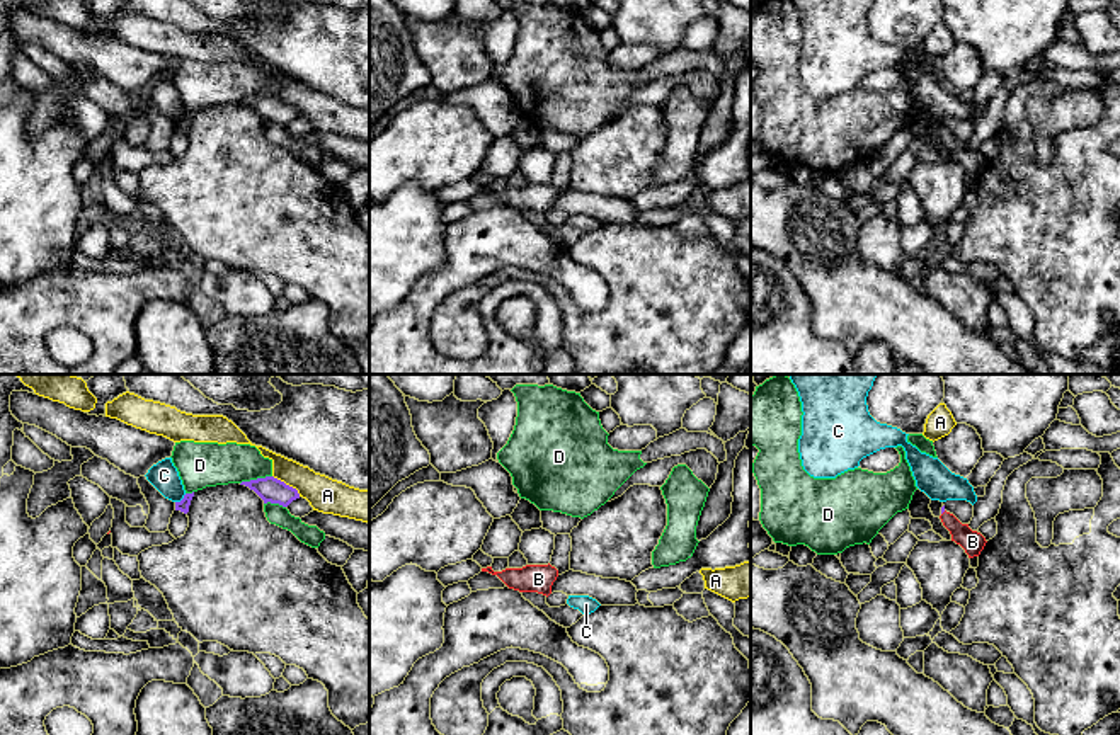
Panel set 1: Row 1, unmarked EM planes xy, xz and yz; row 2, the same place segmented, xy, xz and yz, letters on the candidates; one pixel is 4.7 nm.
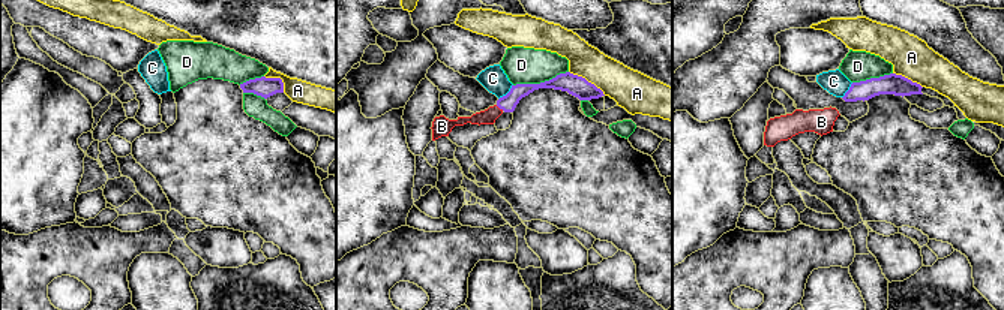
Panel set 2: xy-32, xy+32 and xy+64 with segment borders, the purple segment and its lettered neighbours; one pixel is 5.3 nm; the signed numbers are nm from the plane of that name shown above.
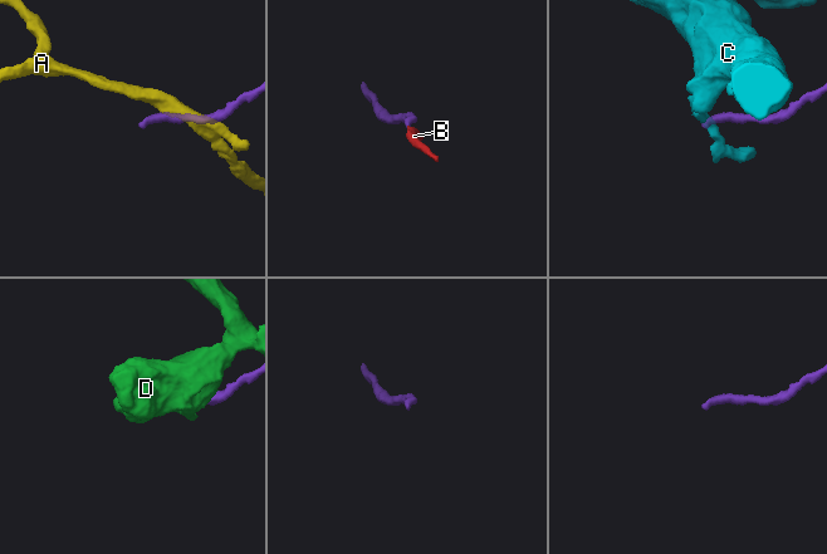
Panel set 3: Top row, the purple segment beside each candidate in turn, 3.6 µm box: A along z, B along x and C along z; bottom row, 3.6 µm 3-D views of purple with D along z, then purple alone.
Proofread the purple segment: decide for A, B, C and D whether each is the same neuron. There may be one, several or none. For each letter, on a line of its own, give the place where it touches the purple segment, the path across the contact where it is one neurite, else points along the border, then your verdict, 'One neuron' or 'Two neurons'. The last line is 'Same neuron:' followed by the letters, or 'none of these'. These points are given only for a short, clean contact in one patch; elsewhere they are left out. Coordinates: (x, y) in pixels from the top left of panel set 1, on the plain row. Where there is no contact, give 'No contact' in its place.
A: Touches purple at xy (288, 104). Two neurons
B: No contact. One neuron
C: Touches purple at xy (182, 118). Boundary: xy (186, 113), (176, 121). Two neurons
D: Touches purple at xy (257, 97). Two neurons
Same neuron: B

